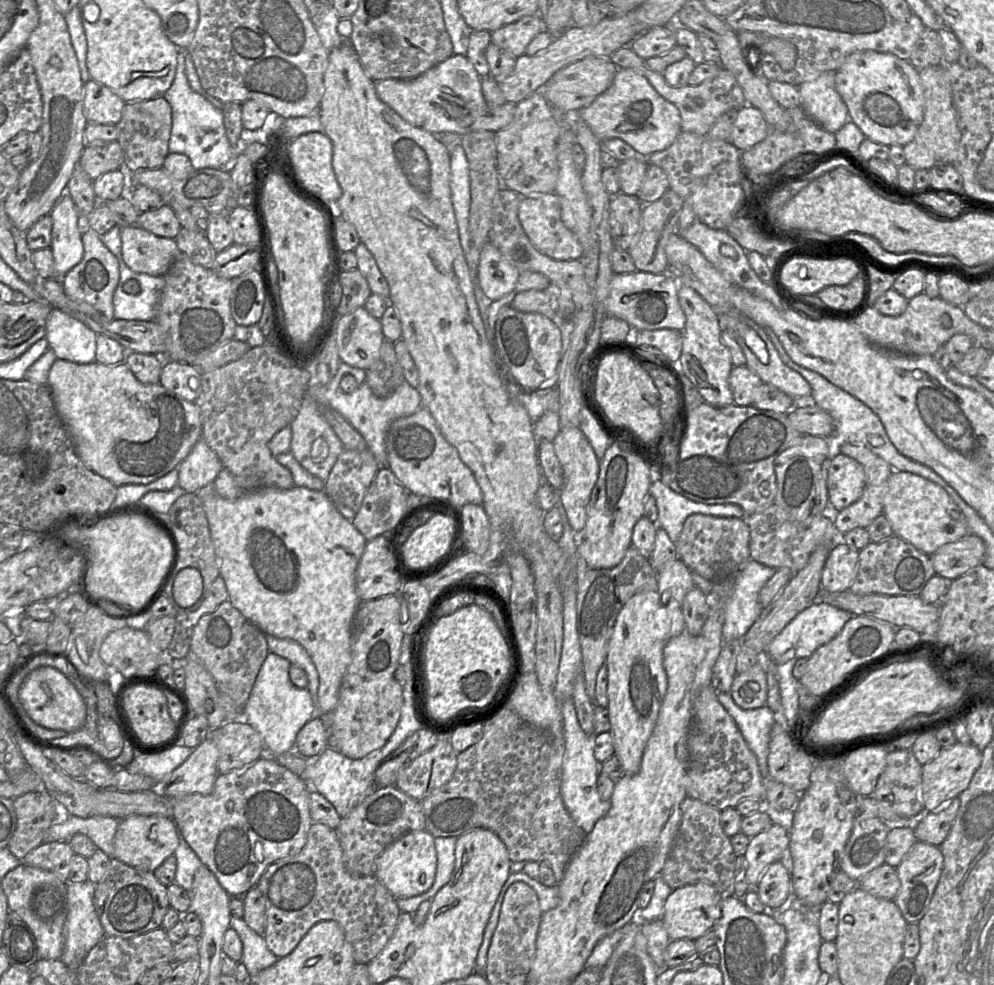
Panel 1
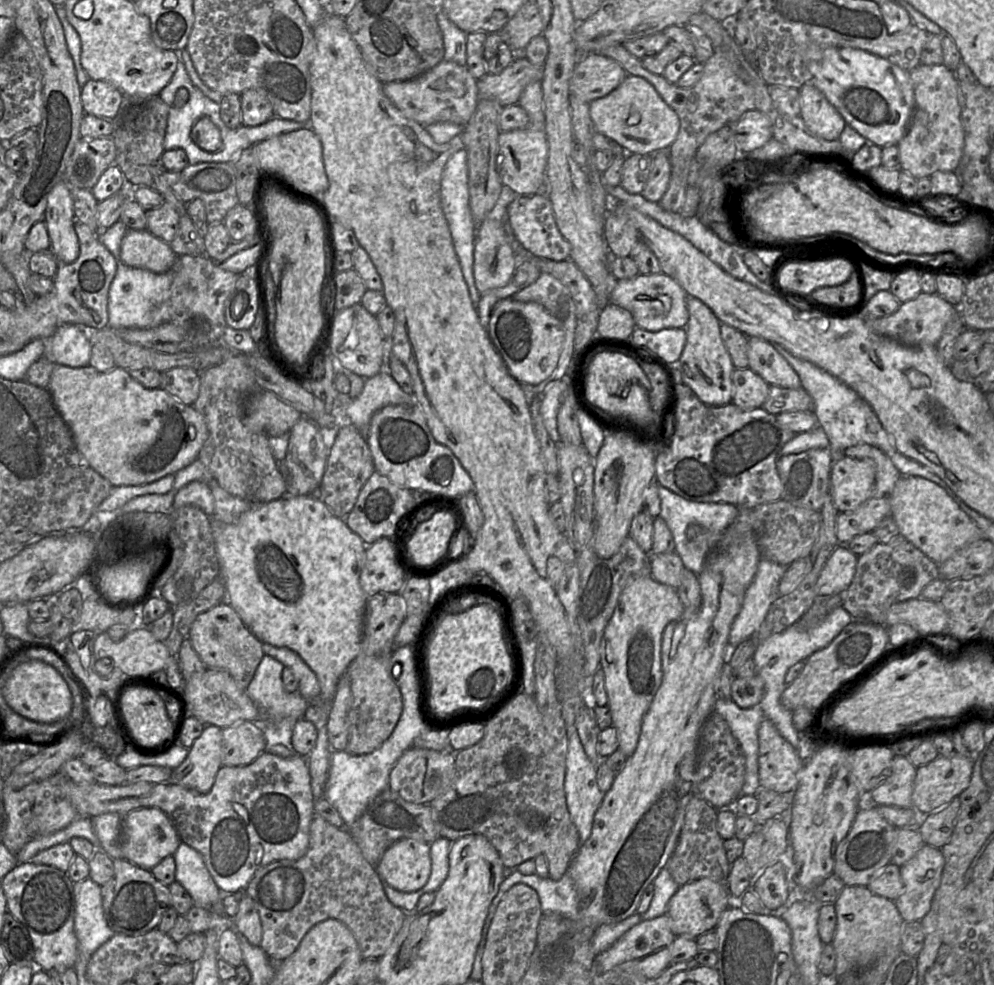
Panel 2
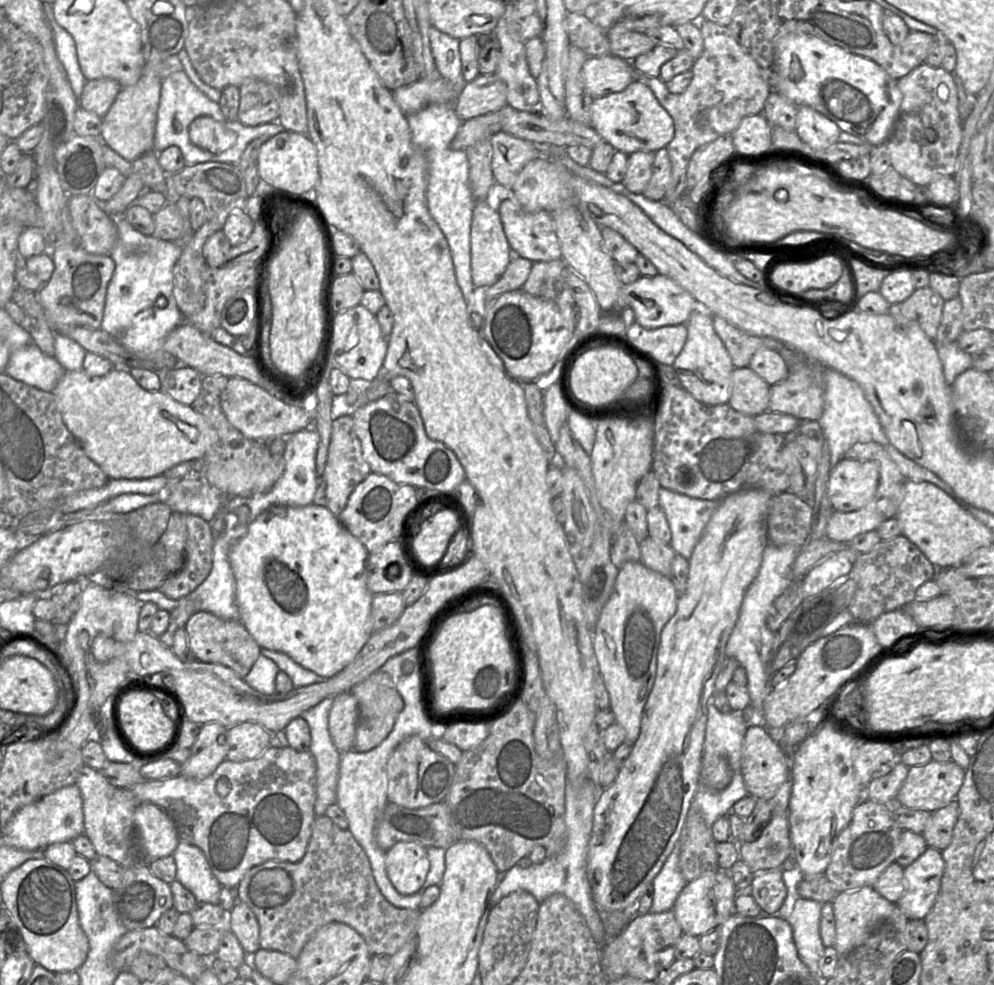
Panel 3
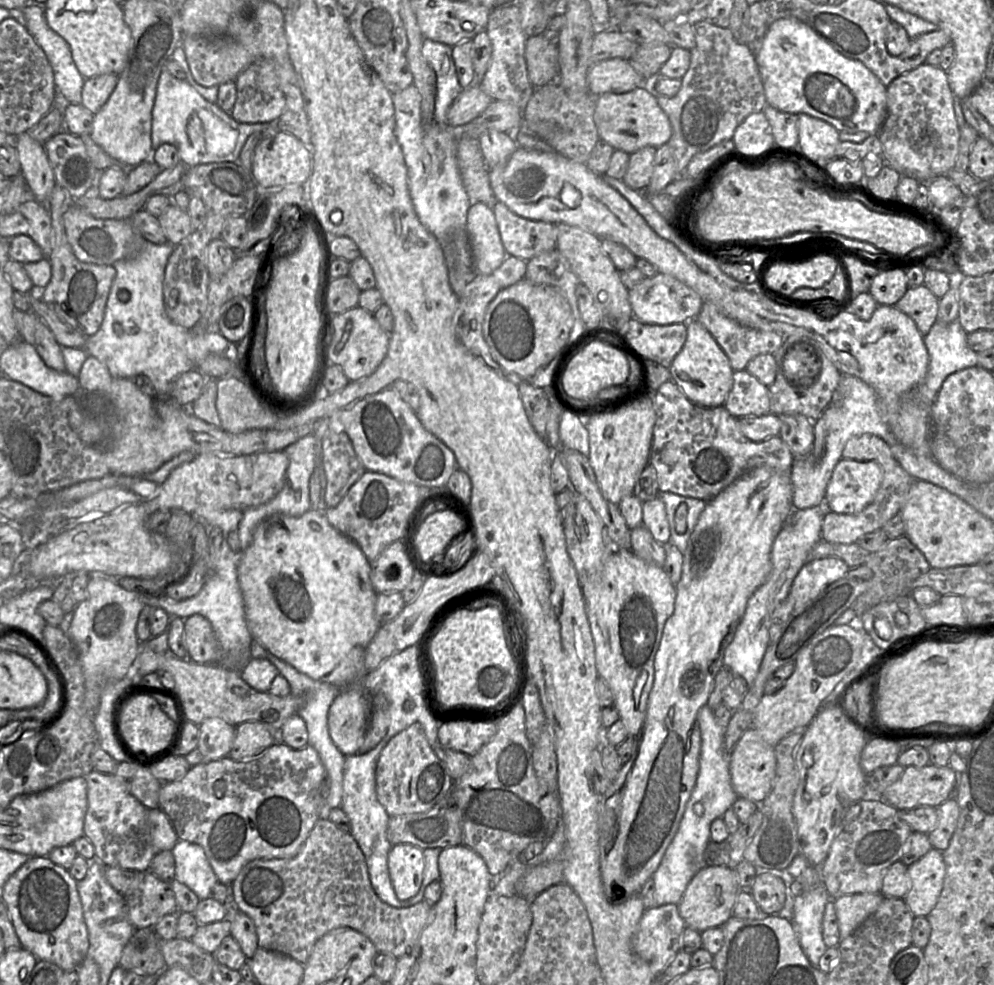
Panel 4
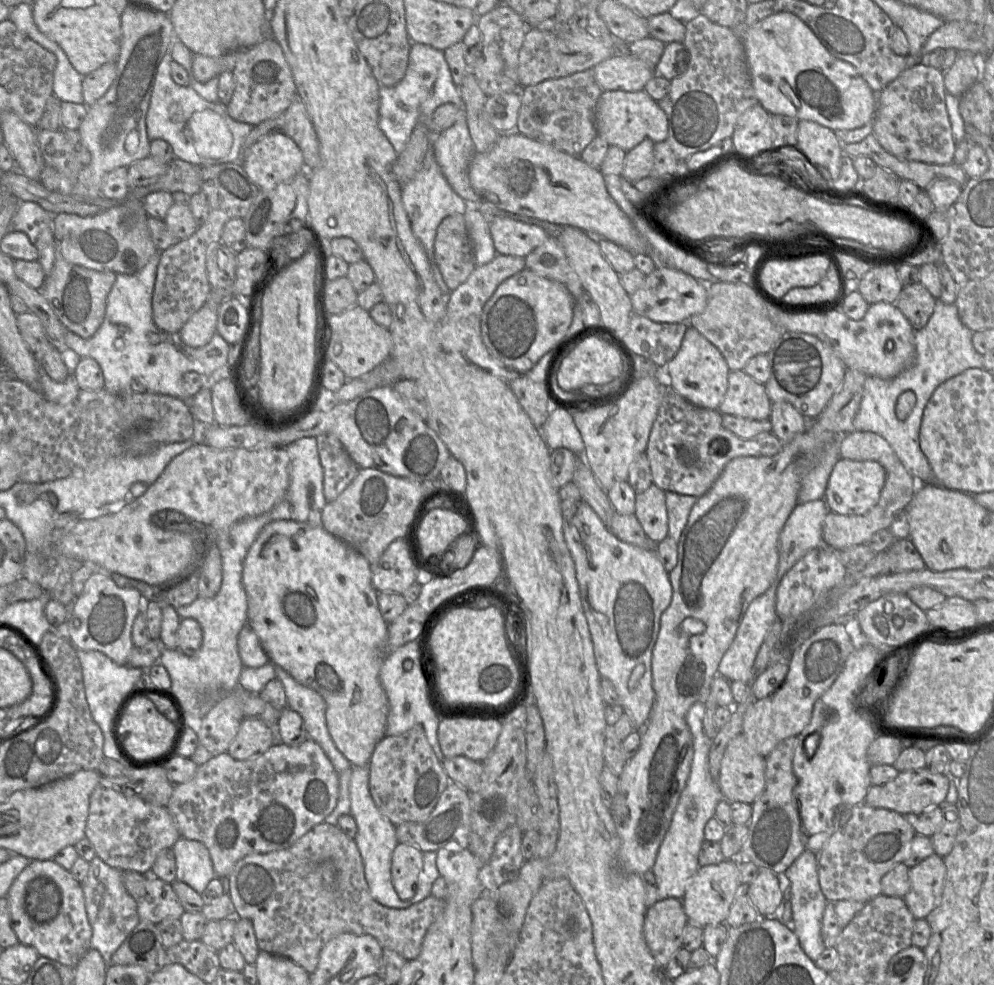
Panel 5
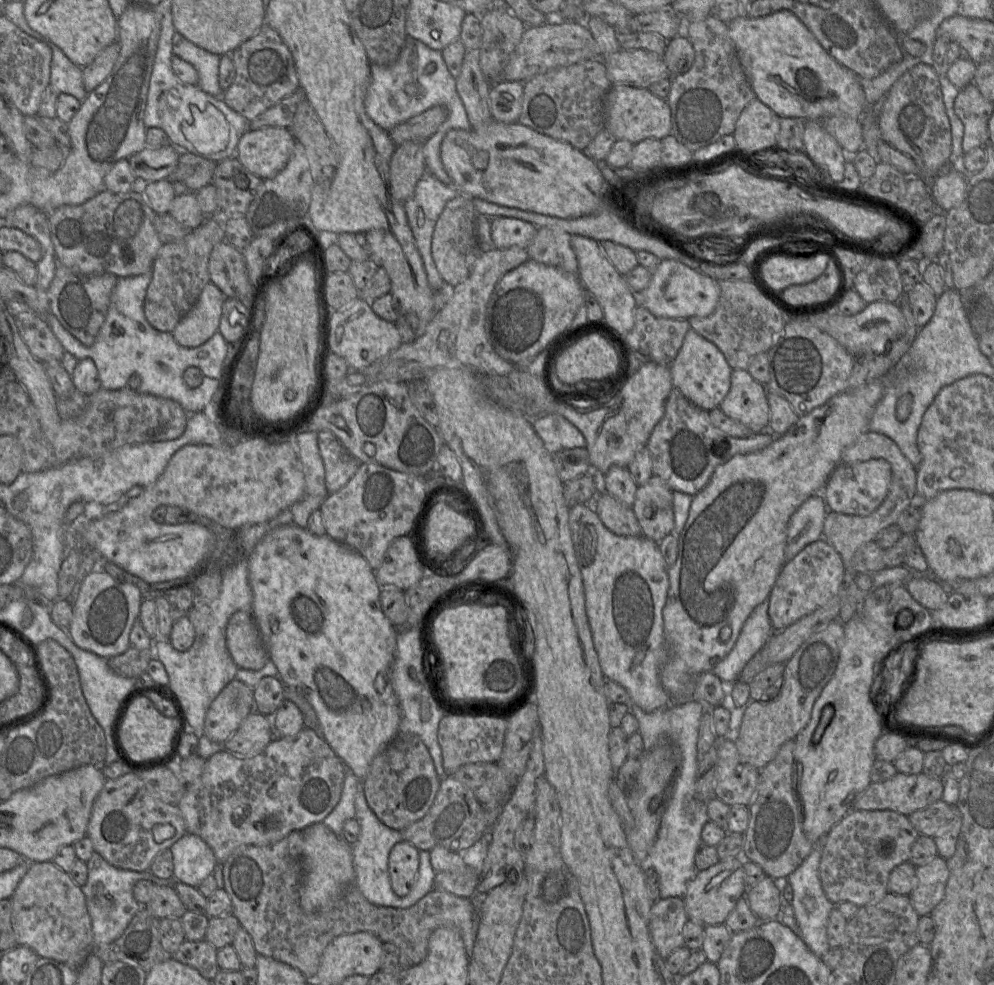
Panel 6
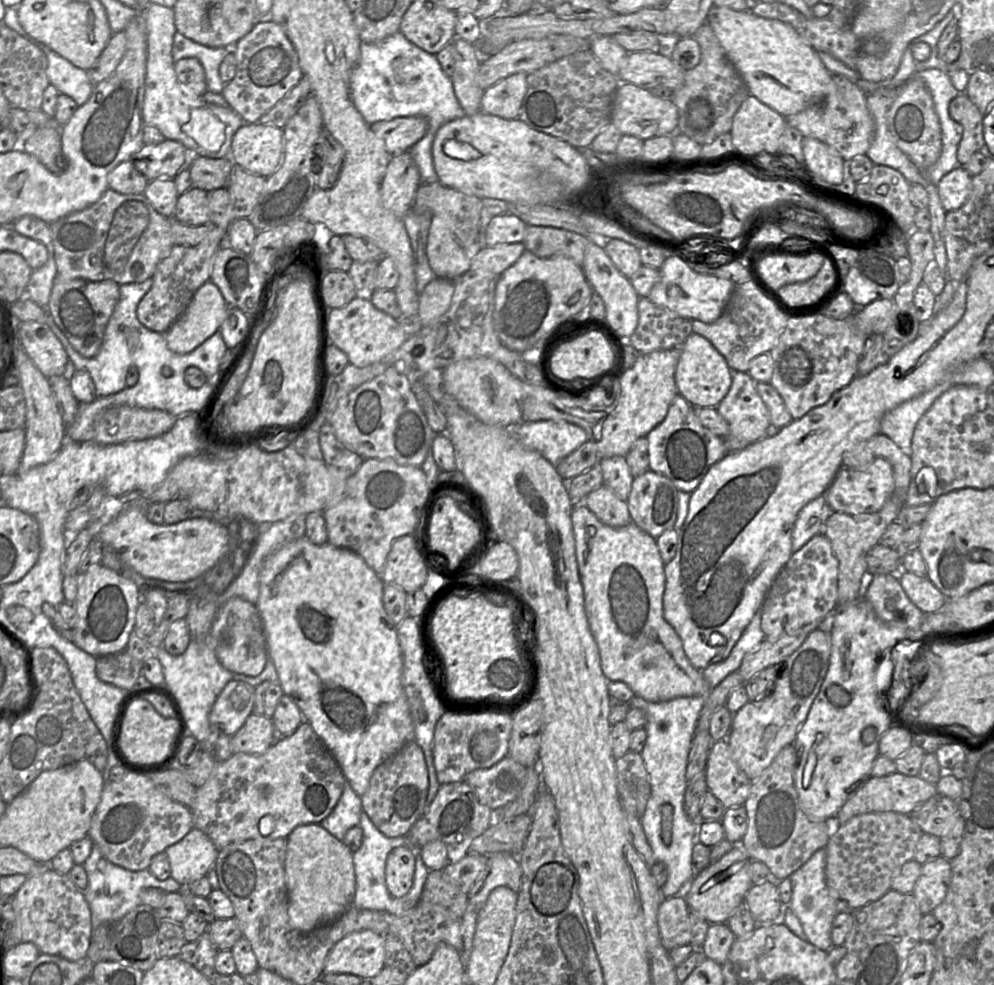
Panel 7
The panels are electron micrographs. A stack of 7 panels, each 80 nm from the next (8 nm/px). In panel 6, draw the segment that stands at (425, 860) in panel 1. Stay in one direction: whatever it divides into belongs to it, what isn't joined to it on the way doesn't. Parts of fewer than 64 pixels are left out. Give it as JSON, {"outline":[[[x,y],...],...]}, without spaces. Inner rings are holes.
{"outline":[[[406,841],[395,844],[388,857],[388,872],[393,892],[407,896],[413,889],[419,870],[419,850]]]}

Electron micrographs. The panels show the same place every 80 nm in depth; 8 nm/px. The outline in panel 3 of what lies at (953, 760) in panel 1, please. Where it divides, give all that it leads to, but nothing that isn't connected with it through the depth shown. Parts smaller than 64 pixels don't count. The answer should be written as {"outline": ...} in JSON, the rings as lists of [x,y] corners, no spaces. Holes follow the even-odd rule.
{"outline":[[[952,760],[909,767],[895,802],[904,807],[935,812],[956,799],[965,770]]]}

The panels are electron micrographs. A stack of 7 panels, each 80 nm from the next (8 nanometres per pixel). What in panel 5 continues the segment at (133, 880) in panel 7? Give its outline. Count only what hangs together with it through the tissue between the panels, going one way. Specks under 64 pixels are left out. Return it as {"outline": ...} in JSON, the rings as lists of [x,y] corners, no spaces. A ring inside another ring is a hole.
{"outline":[[[95,856],[89,862],[88,875],[81,887],[85,909],[92,928],[91,947],[99,951],[107,965],[114,952],[140,922],[137,901],[128,893],[123,883],[123,871],[113,868]]]}

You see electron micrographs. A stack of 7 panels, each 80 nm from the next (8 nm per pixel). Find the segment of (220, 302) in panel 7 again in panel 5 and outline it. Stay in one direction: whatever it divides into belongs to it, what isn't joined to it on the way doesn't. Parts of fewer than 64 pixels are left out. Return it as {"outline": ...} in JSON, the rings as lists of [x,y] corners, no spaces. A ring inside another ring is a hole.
{"outline":[[[206,302],[179,331],[182,341],[193,348],[205,346],[217,333],[217,309]]]}

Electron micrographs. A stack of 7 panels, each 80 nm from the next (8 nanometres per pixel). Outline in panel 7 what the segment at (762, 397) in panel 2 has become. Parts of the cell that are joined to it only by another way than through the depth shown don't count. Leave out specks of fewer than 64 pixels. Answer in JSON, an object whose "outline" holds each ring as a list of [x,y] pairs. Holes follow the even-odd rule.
{"outline":[[[732,371],[732,385],[724,399],[716,407],[718,413],[729,425],[725,441],[728,452],[746,448],[763,438],[771,425],[769,411],[756,389],[756,381],[747,372]]]}

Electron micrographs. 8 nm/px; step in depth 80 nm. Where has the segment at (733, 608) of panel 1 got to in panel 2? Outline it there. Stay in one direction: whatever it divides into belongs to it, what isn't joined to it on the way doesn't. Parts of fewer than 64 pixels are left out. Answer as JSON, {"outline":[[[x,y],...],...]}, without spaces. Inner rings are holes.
{"outline":[[[761,558],[755,577],[745,592],[741,610],[731,626],[730,647],[738,646],[759,629],[771,604],[780,596],[778,587],[785,571],[785,566]]]}

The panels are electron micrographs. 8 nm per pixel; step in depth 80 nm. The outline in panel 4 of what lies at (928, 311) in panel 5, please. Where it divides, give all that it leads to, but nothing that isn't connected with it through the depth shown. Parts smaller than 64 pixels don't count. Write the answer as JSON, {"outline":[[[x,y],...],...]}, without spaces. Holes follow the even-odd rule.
{"outline":[[[922,284],[909,287],[895,307],[912,318],[925,336],[937,321],[939,299]]]}

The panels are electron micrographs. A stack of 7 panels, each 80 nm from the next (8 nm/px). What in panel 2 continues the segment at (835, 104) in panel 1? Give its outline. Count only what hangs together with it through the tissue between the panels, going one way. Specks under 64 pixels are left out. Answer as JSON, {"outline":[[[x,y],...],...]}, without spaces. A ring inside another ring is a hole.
{"outline":[[[811,82],[799,91],[800,117],[805,127],[815,136],[824,140],[839,139],[846,122],[825,95]]]}

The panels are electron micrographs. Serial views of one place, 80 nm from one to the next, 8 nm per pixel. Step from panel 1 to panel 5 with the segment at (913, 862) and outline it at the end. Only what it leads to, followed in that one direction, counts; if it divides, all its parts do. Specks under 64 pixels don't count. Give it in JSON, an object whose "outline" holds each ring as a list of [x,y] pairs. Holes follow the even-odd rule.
{"outline":[[[936,853],[909,869],[911,888],[903,897],[915,919],[926,918],[941,902],[946,866]]]}

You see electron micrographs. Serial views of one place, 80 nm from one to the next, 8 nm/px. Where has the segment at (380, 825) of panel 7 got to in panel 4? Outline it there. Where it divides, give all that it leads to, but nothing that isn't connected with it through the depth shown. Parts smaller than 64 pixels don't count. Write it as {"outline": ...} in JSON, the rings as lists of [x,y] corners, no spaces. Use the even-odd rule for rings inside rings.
{"outline":[[[413,723],[386,744],[375,771],[376,795],[389,816],[425,813],[453,788],[454,780],[425,736],[422,724]]]}

